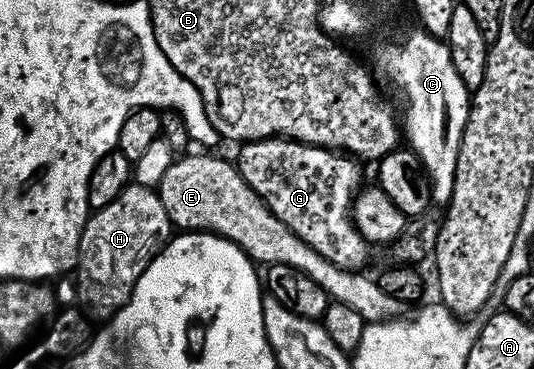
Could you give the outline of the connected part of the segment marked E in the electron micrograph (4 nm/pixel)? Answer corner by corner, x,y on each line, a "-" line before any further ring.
187,155
184,159
176,158
168,167
168,171
157,186
161,205
165,205
165,213
171,219
176,228
187,233
214,233
228,239
240,247
248,259
256,264
276,263
279,267
292,267
303,275
312,279
318,290
326,293
334,302
344,303
349,309
356,311
362,317
364,324
386,323
389,319
402,316
405,311
404,303
390,290
378,287
371,279
366,279
363,273
344,271
330,263
323,255
319,254
311,244
300,239
298,235
286,227
281,220
272,213
271,208
263,202
263,199
241,177
238,166
234,162
226,163
215,155

